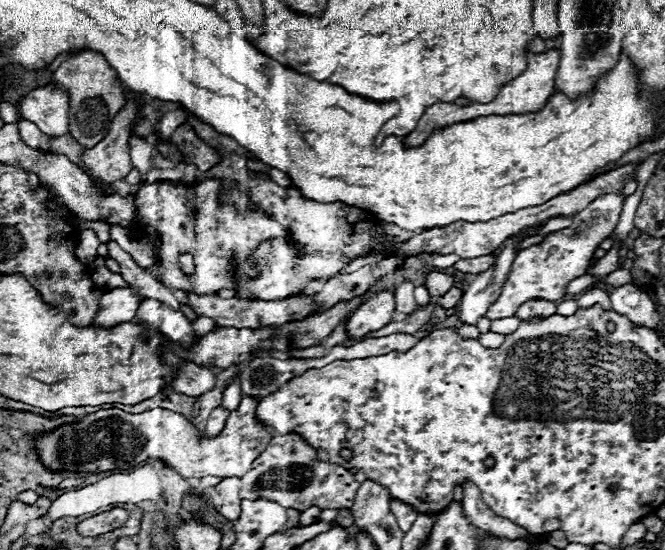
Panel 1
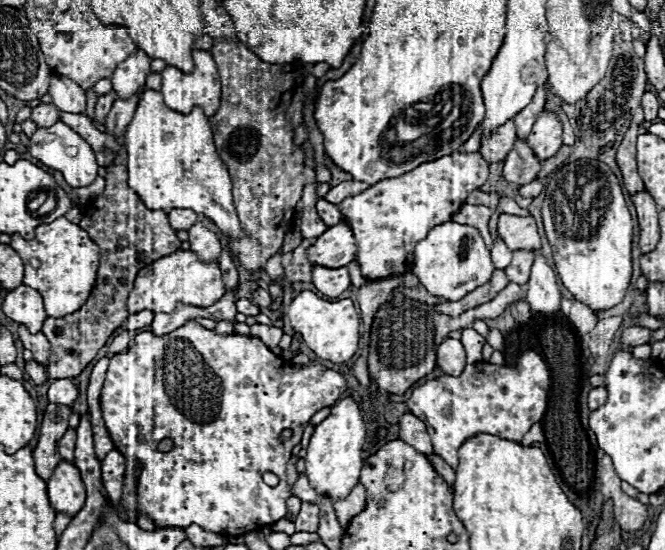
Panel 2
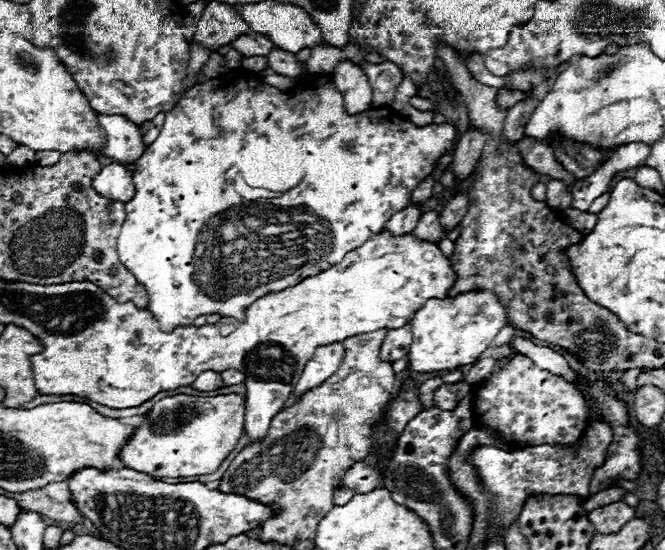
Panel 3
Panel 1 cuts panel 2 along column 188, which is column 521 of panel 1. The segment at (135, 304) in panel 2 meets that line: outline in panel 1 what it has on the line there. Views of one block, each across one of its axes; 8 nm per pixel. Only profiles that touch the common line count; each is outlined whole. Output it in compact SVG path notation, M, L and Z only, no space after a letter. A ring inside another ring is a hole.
M612 192L612 194L604 194L596 200L592 200L582 212L576 212L572 216L572 224L568 228L562 228L558 232L550 232L544 236L544 240L536 246L524 248L522 252L518 252L508 282L502 288L500 298L490 306L488 310L488 318L490 320L500 320L500 318L510 318L516 314L516 310L520 308L520 304L524 304L526 300L532 298L540 298L540 300L550 300L550 302L558 302L566 298L566 288L572 280L584 276L588 264L594 258L594 252L598 250L600 242L604 242L606 238L612 236L626 196L620 192Z

